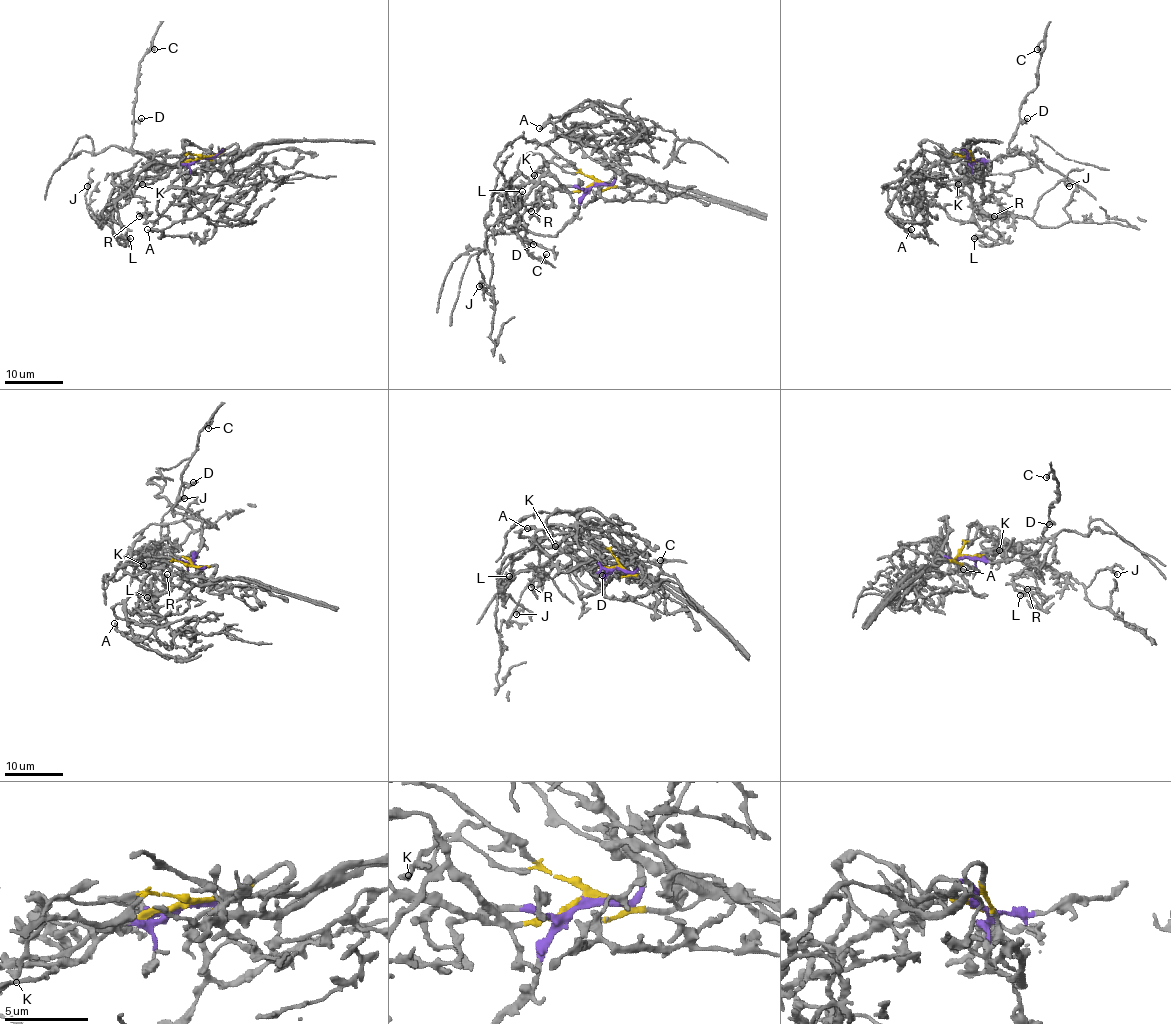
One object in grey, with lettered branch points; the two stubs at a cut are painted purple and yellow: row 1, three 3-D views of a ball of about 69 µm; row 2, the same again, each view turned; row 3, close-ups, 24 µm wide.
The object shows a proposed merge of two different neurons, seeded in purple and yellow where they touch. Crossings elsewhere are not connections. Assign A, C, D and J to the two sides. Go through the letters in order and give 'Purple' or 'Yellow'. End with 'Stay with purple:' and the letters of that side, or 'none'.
A: Purple
C: Purple
D: Purple
J: Purple
Stay with purple: A, C, D, J

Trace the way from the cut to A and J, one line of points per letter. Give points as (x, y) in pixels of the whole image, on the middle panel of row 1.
A: (595, 185), (614, 181), (608, 163), (616, 163), (631, 141), (622, 123), (590, 104), (539, 128)
J: (595, 185), (554, 188), (522, 182), (499, 189), (484, 220), (478, 287)

